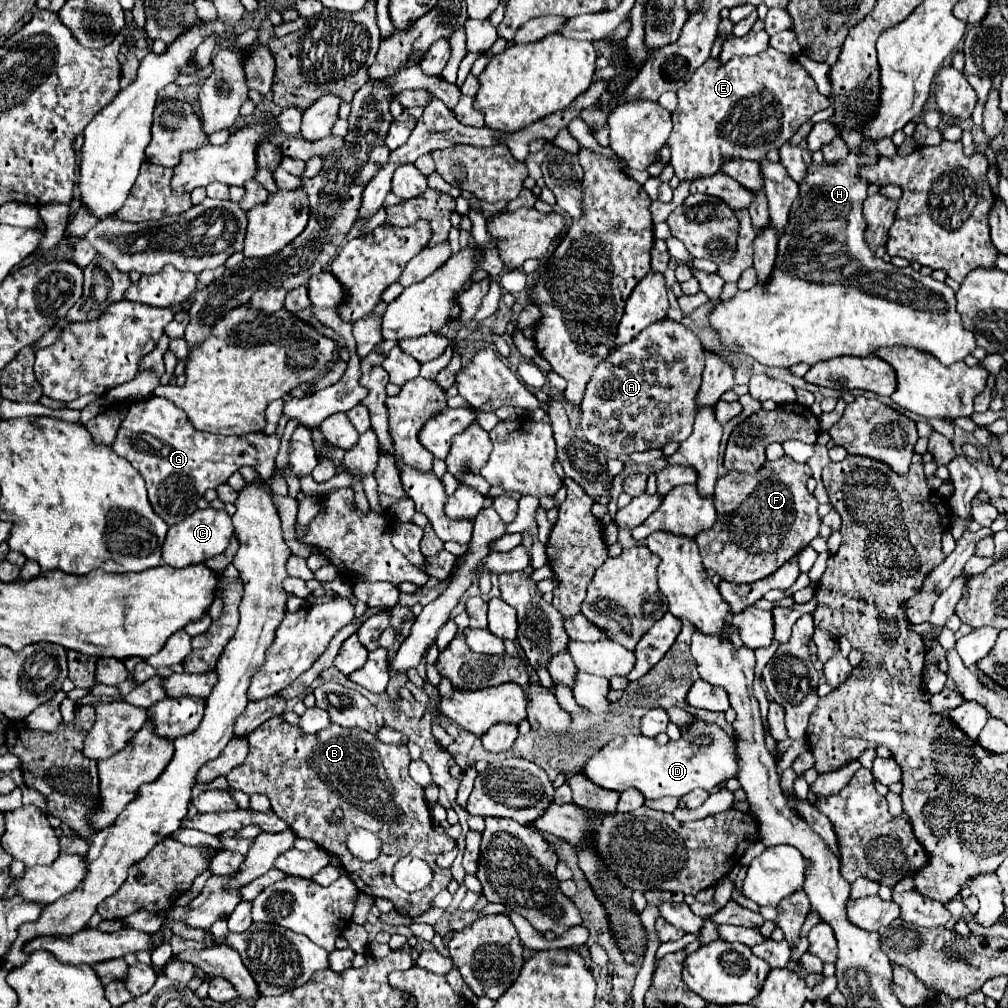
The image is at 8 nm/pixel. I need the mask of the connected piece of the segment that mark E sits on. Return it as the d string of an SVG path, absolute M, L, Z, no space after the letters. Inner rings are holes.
M773 47L753 57L733 57L725 65L717 59L707 59L695 75L677 91L679 107L673 111L673 131L669 135L670 161L679 179L697 179L721 171L727 159L765 159L767 151L779 149L787 143L797 129L807 123L817 111L827 109L829 101L817 91L813 77L793 57Z

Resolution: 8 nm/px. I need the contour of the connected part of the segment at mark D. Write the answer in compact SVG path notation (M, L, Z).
M695 719L681 735L681 739L669 741L663 747L645 735L615 737L583 765L583 771L587 777L591 777L593 783L605 789L621 793L629 787L635 787L645 795L645 799L659 799L667 795L681 799L697 787L713 791L719 785L725 785L729 779L737 779L737 739L733 731L723 729L717 723Z

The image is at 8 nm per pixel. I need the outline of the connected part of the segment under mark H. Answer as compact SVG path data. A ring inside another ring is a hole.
M853 149L853 151L849 153L849 157L847 157L843 163L837 163L837 165L823 163L823 165L817 165L817 167L815 167L815 165L809 167L809 171L807 171L807 179L805 179L803 183L799 183L799 191L801 191L801 193L797 195L797 199L795 199L795 203L793 203L793 207L791 207L791 219L789 219L787 231L785 231L785 235L779 239L779 253L777 253L777 261L775 261L775 275L771 275L771 283L767 283L767 287L759 287L759 285L755 285L755 287L749 289L749 291L739 291L731 301L723 301L723 303L719 303L717 309L711 313L711 327L719 331L723 345L725 345L731 353L739 353L739 351L741 351L743 355L749 355L749 357L757 359L759 363L763 363L763 365L767 365L767 367L791 367L791 365L795 365L795 363L809 363L809 365L815 365L815 363L819 363L819 361L827 361L827 359L833 359L833 357L845 357L845 355L853 355L853 357L875 357L875 351L877 351L879 347L897 347L897 345L901 345L901 347L913 347L913 349L919 349L919 351L923 351L923 353L935 355L943 365L953 365L953 363L957 363L957 361L963 361L967 355L971 355L971 353L975 351L975 347L977 347L975 335L973 335L969 329L963 327L961 315L955 311L955 291L953 291L947 283L935 281L931 275L921 275L921 273L915 271L913 267L895 267L893 263L887 263L887 261L883 261L883 259L877 259L877 257L871 253L871 249L867 247L867 243L865 243L865 239L863 239L863 213L861 213L861 209L863 209L863 201L865 201L865 197L867 197L867 185L863 183L863 179L861 179L859 173L857 173L859 163L863 163L863 161L857 161L857 153L859 153L859 149ZM829 221L835 221L835 223L839 223L839 225L843 223L843 225L845 225L845 237L823 237L821 233L823 233L823 229L827 229L827 223L829 223Z

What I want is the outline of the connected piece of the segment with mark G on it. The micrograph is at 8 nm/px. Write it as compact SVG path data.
M149 397L129 405L129 413L123 419L111 449L141 473L155 513L167 525L175 525L197 509L197 501L207 489L223 485L241 465L253 467L265 481L269 481L275 467L275 455L279 451L279 439L288 421L288 417L281 415L273 435L249 433L235 437L203 433L197 431L185 411L177 409L171 401Z

